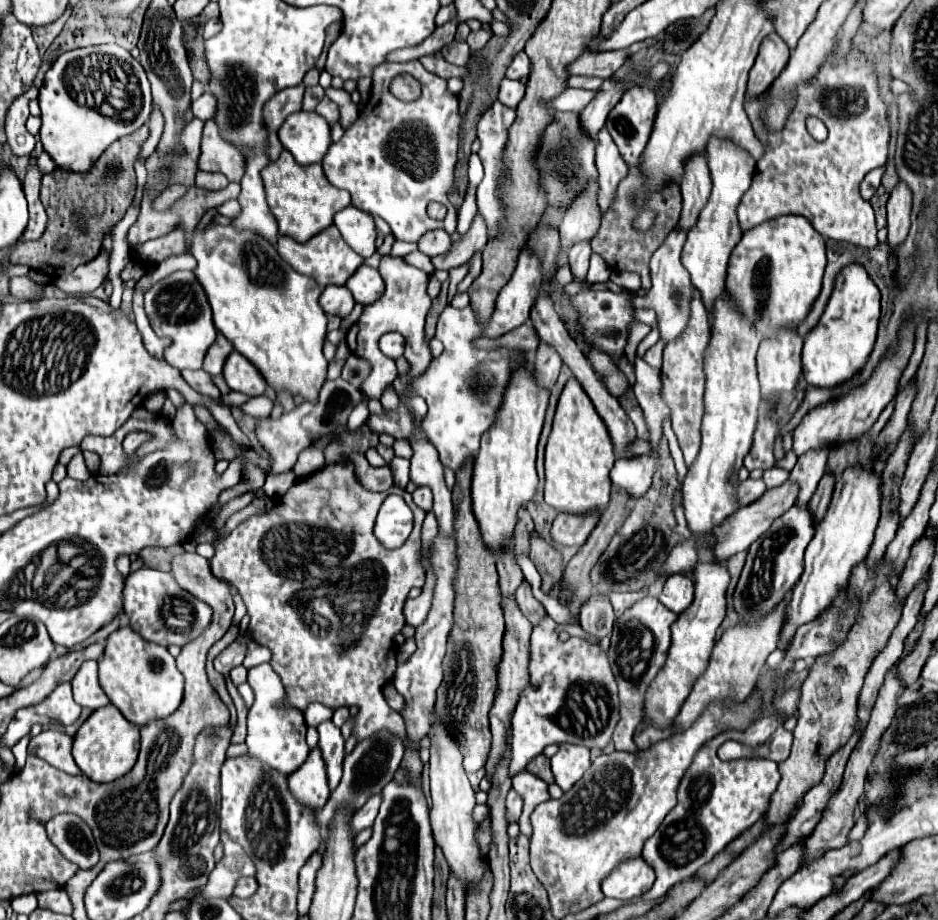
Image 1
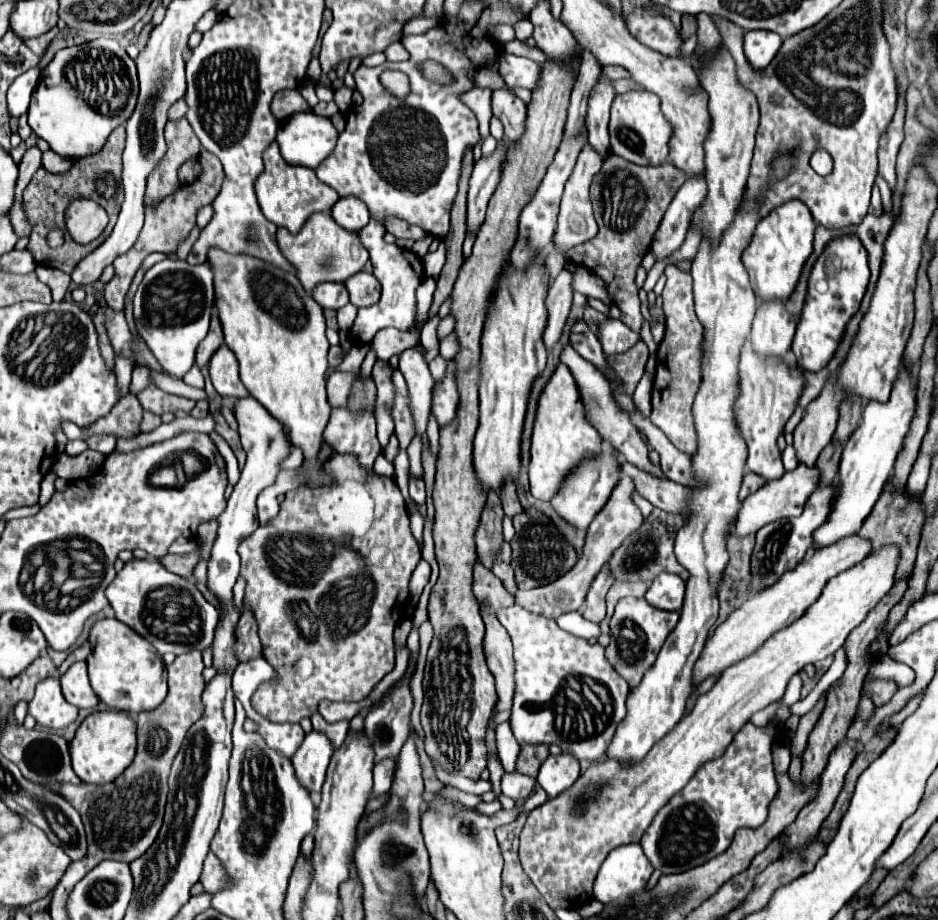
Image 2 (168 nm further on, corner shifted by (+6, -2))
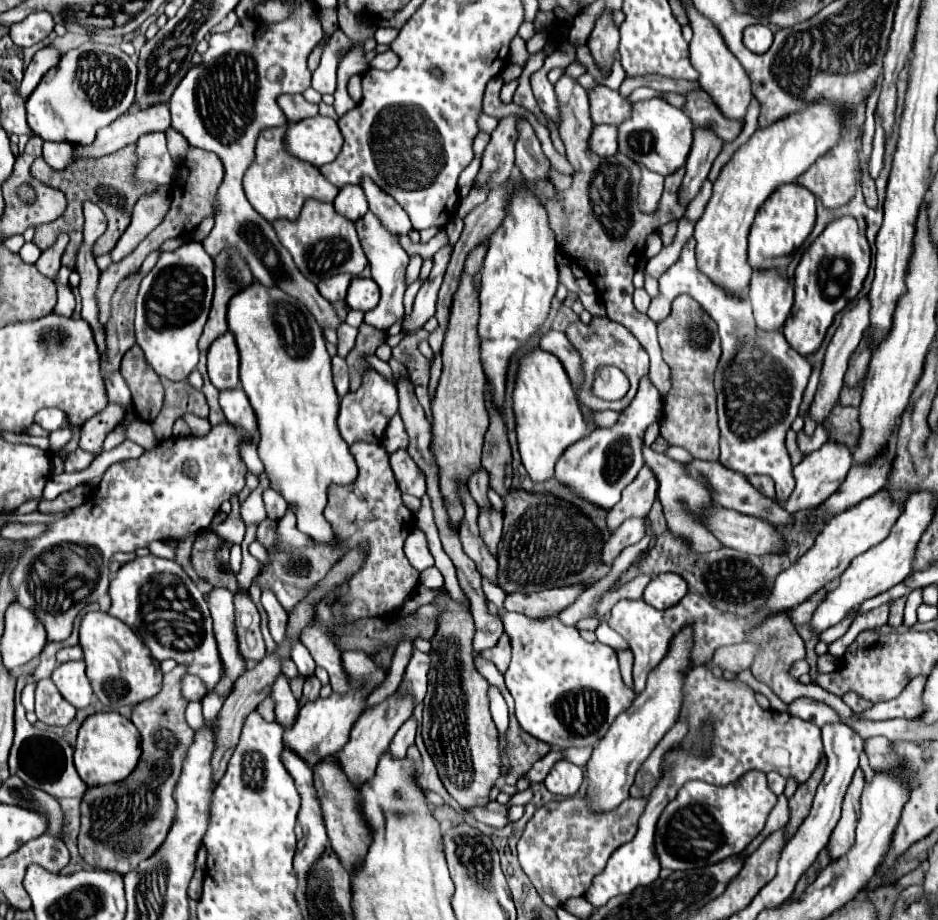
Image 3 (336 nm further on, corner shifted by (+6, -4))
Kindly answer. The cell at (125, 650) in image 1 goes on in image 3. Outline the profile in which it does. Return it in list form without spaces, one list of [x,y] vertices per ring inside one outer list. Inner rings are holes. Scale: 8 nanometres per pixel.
[[[87,613],[81,621],[81,637],[79,645],[85,653],[87,677],[97,699],[109,707],[119,709],[123,705],[139,705],[139,701],[151,699],[161,691],[163,673],[159,663],[151,657],[151,651],[143,641],[119,619],[109,613]]]

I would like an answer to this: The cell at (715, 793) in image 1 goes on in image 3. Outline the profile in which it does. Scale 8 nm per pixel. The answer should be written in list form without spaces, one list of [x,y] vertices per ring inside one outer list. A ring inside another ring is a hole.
[[[747,771],[725,787],[715,787],[705,781],[687,781],[657,821],[655,851],[661,867],[673,871],[699,869],[741,853],[763,831],[775,803],[777,795],[771,793],[763,771]]]

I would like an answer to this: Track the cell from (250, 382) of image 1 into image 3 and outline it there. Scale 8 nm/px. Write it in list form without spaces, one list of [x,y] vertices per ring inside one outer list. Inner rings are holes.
[[[227,331],[207,353],[209,379],[219,391],[239,387],[239,353],[233,335]]]

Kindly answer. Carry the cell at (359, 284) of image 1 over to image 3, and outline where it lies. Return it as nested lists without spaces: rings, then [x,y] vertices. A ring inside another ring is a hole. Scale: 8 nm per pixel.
[[[355,277],[349,285],[347,305],[349,305],[349,309],[357,309],[357,311],[365,313],[365,311],[375,309],[375,305],[379,303],[379,297],[381,297],[381,291],[373,279]]]

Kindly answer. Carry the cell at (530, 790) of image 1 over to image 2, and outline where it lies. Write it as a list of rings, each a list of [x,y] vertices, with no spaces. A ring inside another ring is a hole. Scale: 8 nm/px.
[[[509,721],[497,725],[497,751],[505,771],[515,771],[515,759],[519,755],[519,743],[513,737]]]

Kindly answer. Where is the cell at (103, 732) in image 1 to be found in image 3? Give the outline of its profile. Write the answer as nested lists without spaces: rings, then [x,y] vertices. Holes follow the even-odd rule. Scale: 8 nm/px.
[[[95,713],[87,717],[79,729],[75,743],[75,767],[79,777],[89,785],[109,785],[123,781],[137,765],[141,755],[141,735],[137,727],[119,713]]]

